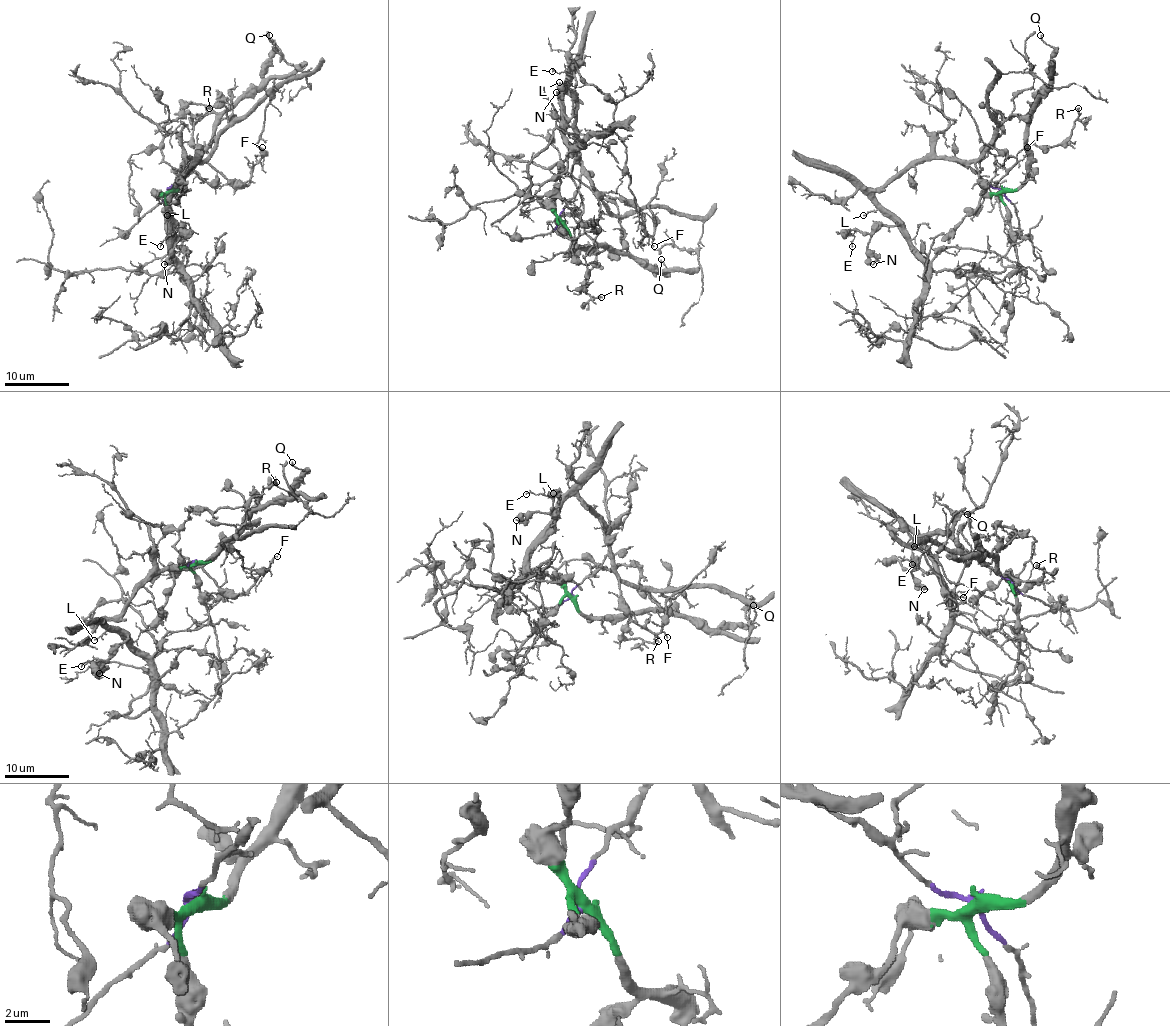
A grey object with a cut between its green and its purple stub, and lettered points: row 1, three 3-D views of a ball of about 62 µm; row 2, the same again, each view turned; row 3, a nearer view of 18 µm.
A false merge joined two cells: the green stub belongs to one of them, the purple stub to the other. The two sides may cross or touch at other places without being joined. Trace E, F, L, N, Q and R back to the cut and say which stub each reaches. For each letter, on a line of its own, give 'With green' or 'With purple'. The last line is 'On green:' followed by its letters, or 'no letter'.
E: With purple
F: With purple
L: With purple
N: With purple
Q: With green
R: With green
On green: Q, R

